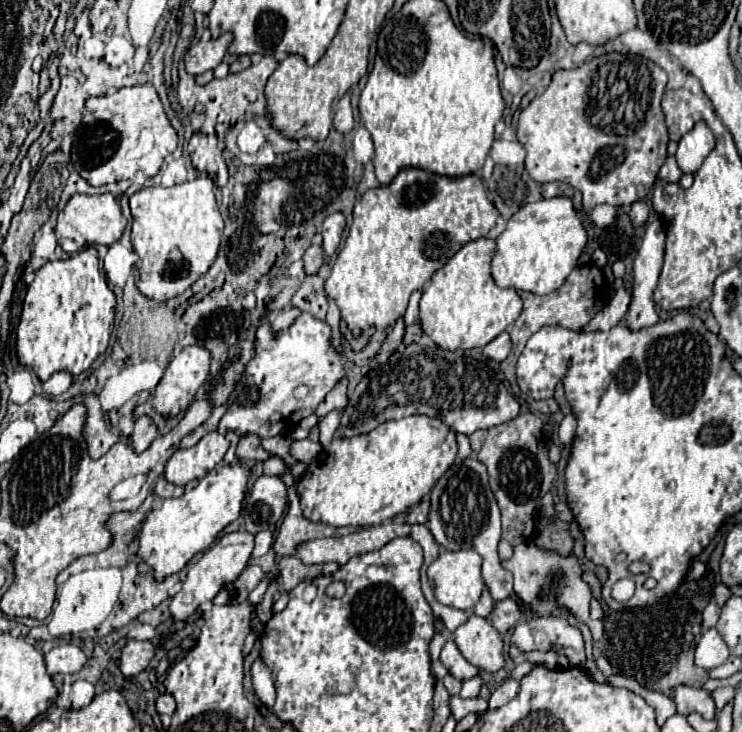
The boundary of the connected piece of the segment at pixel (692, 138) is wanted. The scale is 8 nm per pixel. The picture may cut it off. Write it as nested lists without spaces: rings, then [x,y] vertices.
[[[696,121],[696,125],[680,139],[676,161],[684,173],[696,173],[702,161],[708,157],[710,149],[714,149],[714,133],[708,129],[704,121]]]

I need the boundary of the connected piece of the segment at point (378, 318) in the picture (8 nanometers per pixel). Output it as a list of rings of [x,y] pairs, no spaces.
[[[404,169],[388,187],[370,189],[356,203],[354,223],[334,261],[332,275],[326,279],[324,291],[338,305],[354,337],[360,337],[372,325],[378,329],[394,327],[396,319],[406,311],[410,293],[422,289],[462,245],[488,237],[488,231],[496,225],[496,217],[498,211],[488,201],[484,181],[478,175],[448,179],[422,169]]]

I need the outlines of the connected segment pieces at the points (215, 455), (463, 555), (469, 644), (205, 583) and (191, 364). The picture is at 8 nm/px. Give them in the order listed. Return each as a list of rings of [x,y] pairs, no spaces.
[[[218,431],[206,433],[198,445],[190,449],[178,449],[166,463],[164,477],[174,485],[188,485],[194,479],[202,479],[208,471],[224,459],[228,441]]]
[[[474,549],[442,551],[438,559],[428,567],[428,579],[434,583],[434,597],[438,599],[438,603],[452,609],[472,611],[486,587],[482,581],[480,567],[482,567],[482,557],[474,553]]]
[[[470,615],[470,619],[454,631],[454,643],[466,661],[480,671],[496,673],[504,667],[504,641],[484,617]]]
[[[234,531],[234,533],[222,535],[208,551],[204,551],[204,555],[188,569],[182,589],[172,597],[170,613],[174,621],[182,621],[188,615],[192,615],[198,609],[198,605],[204,601],[210,601],[222,589],[222,585],[234,581],[244,571],[252,555],[252,549],[254,549],[254,535],[248,531]]]
[[[200,345],[184,347],[182,353],[170,361],[164,377],[160,379],[160,383],[154,391],[154,397],[150,397],[150,403],[154,405],[156,413],[160,413],[164,417],[176,417],[178,413],[186,411],[188,405],[194,401],[196,391],[204,385],[208,373],[210,373],[210,351]]]

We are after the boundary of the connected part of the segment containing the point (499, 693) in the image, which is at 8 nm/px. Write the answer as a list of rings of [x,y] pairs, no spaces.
[[[508,679],[508,681],[504,681],[504,683],[490,695],[488,709],[498,709],[498,707],[506,705],[516,693],[518,693],[518,681],[516,681],[516,679]]]

